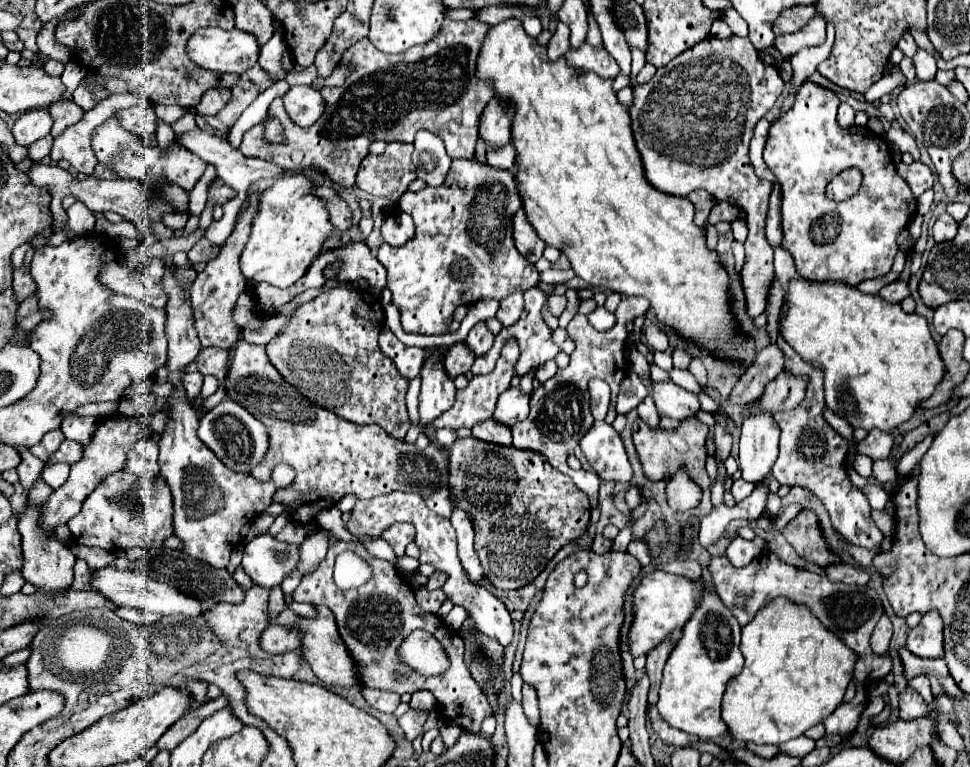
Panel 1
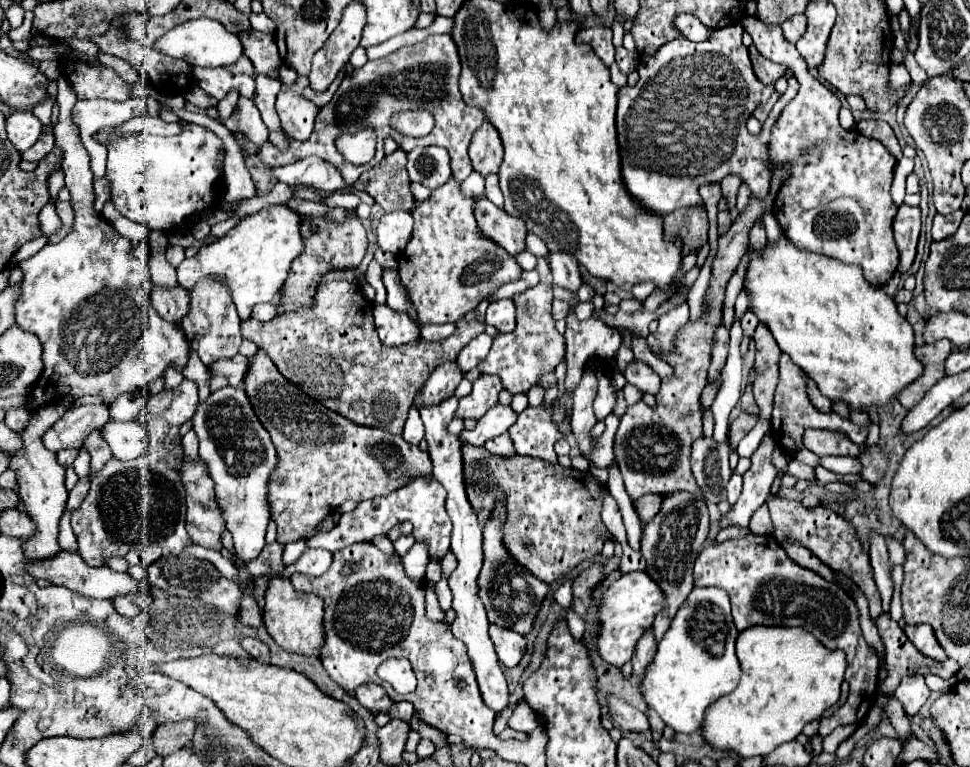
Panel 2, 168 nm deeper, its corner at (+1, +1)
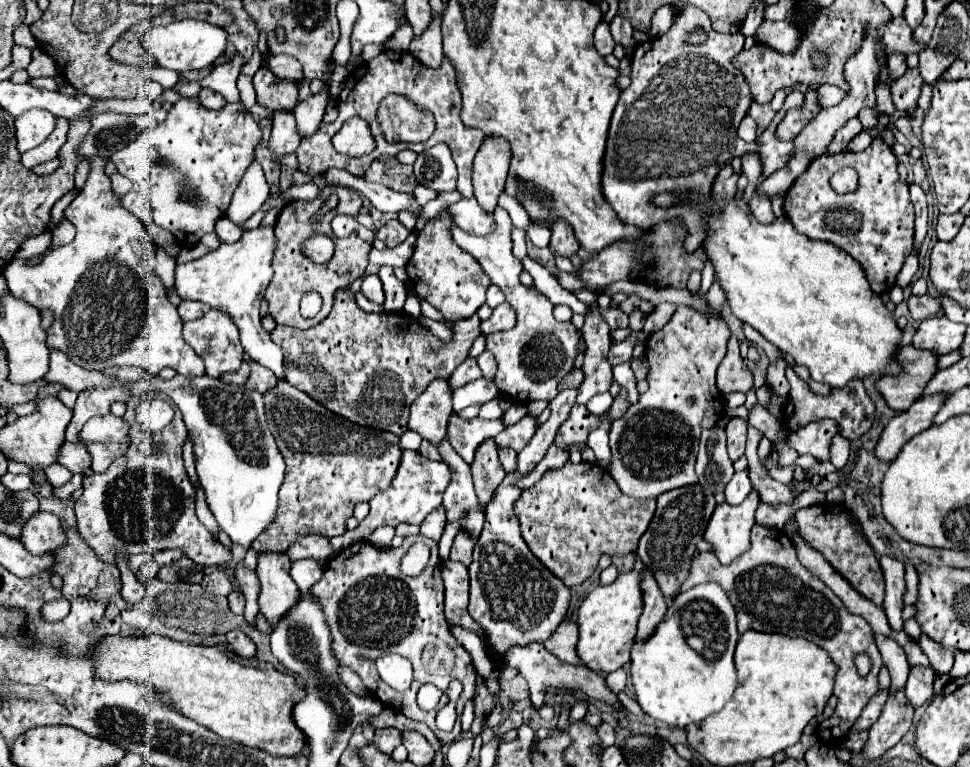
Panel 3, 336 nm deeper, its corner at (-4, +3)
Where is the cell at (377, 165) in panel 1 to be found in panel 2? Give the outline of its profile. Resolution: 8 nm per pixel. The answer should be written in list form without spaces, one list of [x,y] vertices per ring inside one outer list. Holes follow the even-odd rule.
[[[398,148],[396,152],[384,156],[378,166],[358,178],[354,190],[368,192],[386,212],[394,212],[400,208],[412,210],[414,198],[406,172],[406,152]]]

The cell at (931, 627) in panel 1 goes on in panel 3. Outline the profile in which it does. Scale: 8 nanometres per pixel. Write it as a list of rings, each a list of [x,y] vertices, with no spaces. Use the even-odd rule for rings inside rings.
[[[921,636],[919,646],[923,648],[923,652],[927,654],[931,668],[935,674],[949,674],[951,666],[953,666],[953,652],[949,648],[943,648],[943,644],[931,640],[929,636]]]

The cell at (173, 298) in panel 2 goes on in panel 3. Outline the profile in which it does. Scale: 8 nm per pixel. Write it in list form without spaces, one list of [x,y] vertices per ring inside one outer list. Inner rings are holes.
[[[183,300],[181,304],[179,304],[179,316],[181,316],[181,320],[183,322],[189,322],[189,320],[197,320],[197,318],[201,318],[207,310],[209,310],[209,306],[207,304],[203,304],[203,302],[191,302],[191,300]]]

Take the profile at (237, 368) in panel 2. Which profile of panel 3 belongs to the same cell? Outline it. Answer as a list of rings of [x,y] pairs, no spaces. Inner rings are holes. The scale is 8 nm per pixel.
[[[251,362],[251,376],[249,376],[247,384],[245,384],[249,390],[255,390],[255,392],[265,394],[271,388],[275,388],[275,384],[277,384],[277,380],[275,380],[275,374],[271,370],[263,368],[261,364]]]

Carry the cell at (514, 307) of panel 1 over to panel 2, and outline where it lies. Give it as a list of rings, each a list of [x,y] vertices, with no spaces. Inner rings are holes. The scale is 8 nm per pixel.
[[[512,300],[492,302],[486,310],[486,324],[496,326],[500,332],[512,332],[516,326],[516,310]]]

